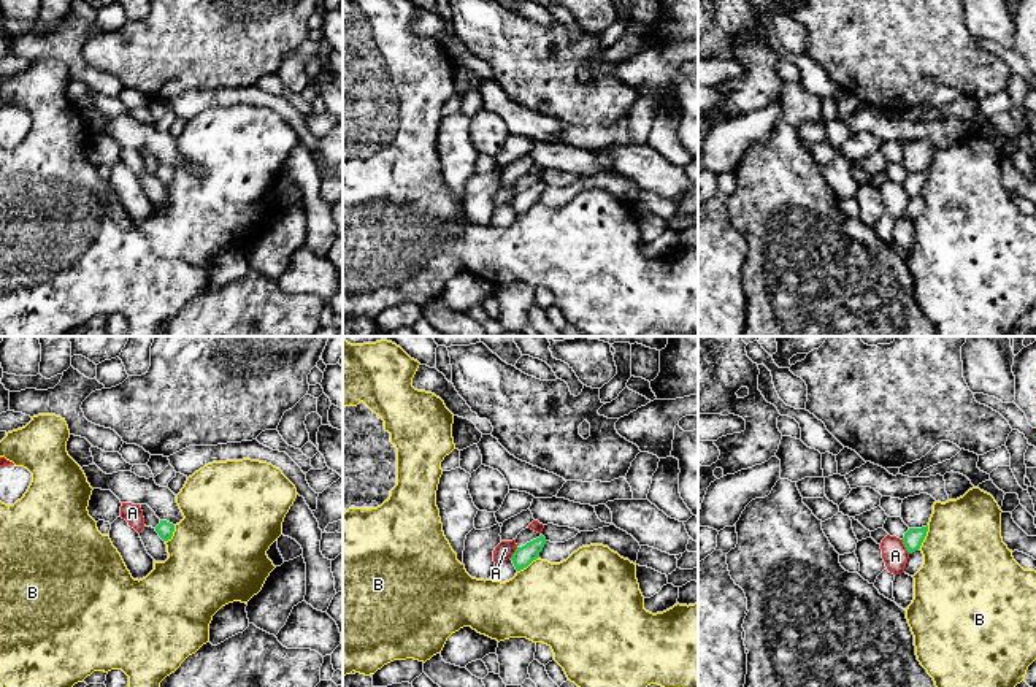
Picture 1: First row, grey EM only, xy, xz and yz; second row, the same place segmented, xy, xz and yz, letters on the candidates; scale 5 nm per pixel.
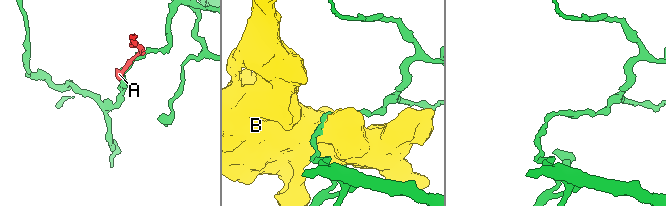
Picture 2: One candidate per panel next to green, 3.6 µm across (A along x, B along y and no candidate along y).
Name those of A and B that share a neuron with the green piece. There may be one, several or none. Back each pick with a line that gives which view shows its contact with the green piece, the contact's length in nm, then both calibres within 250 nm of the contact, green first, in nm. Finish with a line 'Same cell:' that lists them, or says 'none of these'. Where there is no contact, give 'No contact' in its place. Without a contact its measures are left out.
Same cell: none of these

